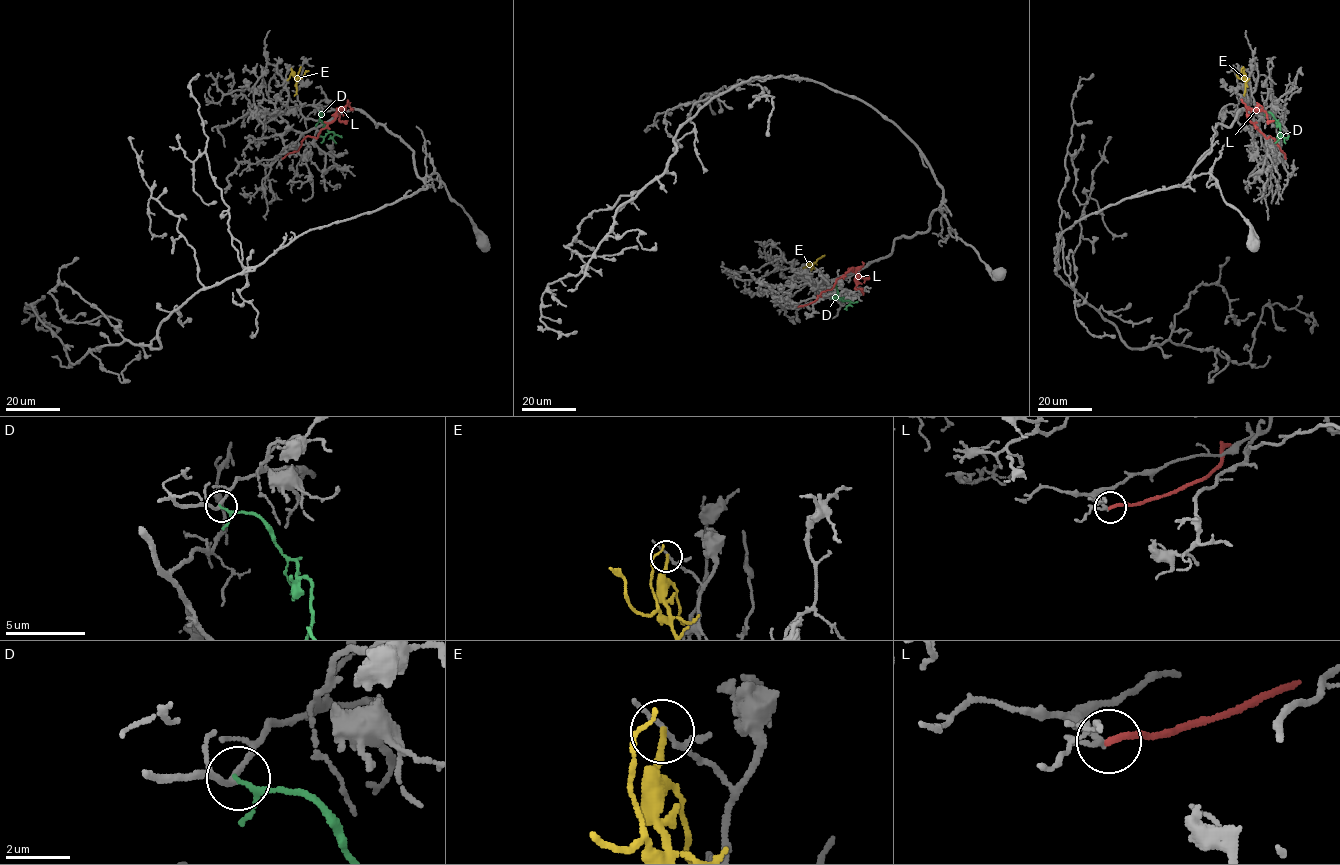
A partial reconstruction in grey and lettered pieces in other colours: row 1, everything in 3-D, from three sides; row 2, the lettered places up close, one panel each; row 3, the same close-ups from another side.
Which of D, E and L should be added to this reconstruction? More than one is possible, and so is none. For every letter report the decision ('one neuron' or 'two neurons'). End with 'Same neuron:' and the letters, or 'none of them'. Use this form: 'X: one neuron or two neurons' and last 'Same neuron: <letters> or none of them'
D: one neuron
E: two neurons
L: two neurons
Same neuron: D

